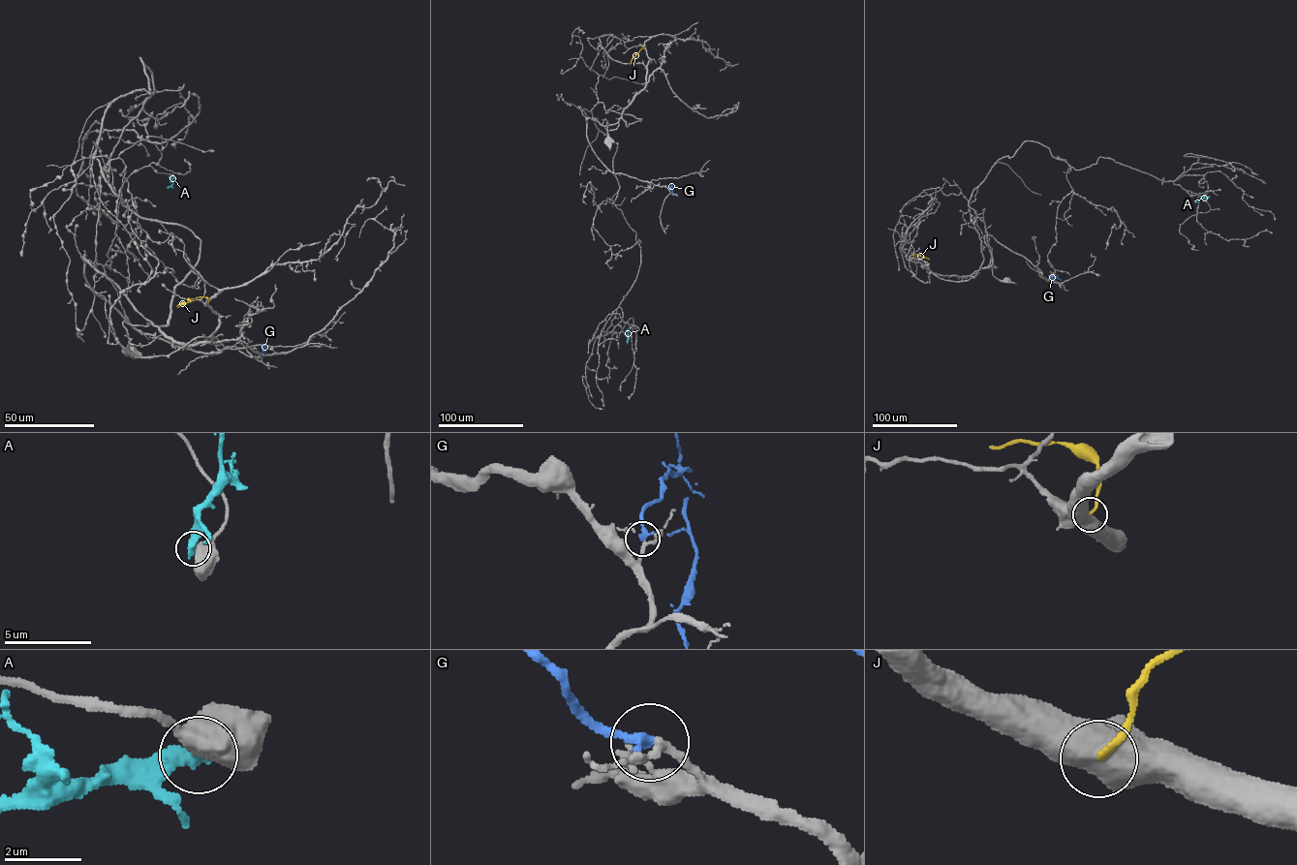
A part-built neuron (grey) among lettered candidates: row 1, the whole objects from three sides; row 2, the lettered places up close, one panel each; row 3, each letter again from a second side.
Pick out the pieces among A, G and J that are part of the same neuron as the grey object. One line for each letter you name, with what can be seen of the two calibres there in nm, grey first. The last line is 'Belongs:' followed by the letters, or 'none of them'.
G: 180 nm thick on the grey side, 280 nm on the other
Belongs: G

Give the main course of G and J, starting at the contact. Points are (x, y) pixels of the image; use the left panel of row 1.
G: (261, 355), (265, 343), (264, 352)
J: (207, 304), (207, 298), (200, 296), (179, 306)

